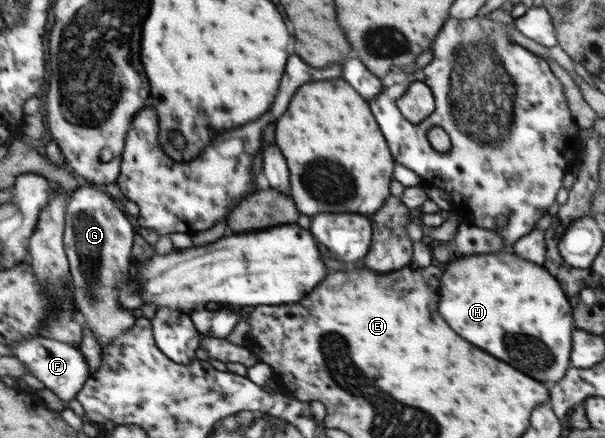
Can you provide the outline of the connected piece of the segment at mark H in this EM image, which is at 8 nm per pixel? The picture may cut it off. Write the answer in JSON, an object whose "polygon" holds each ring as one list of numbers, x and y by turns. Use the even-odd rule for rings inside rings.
{"polygon":[[474,254,449,263,440,283,438,310,454,332,542,384,562,380,566,368,571,367,570,338,575,324,572,322,572,306,558,280,548,270,514,254]]}

